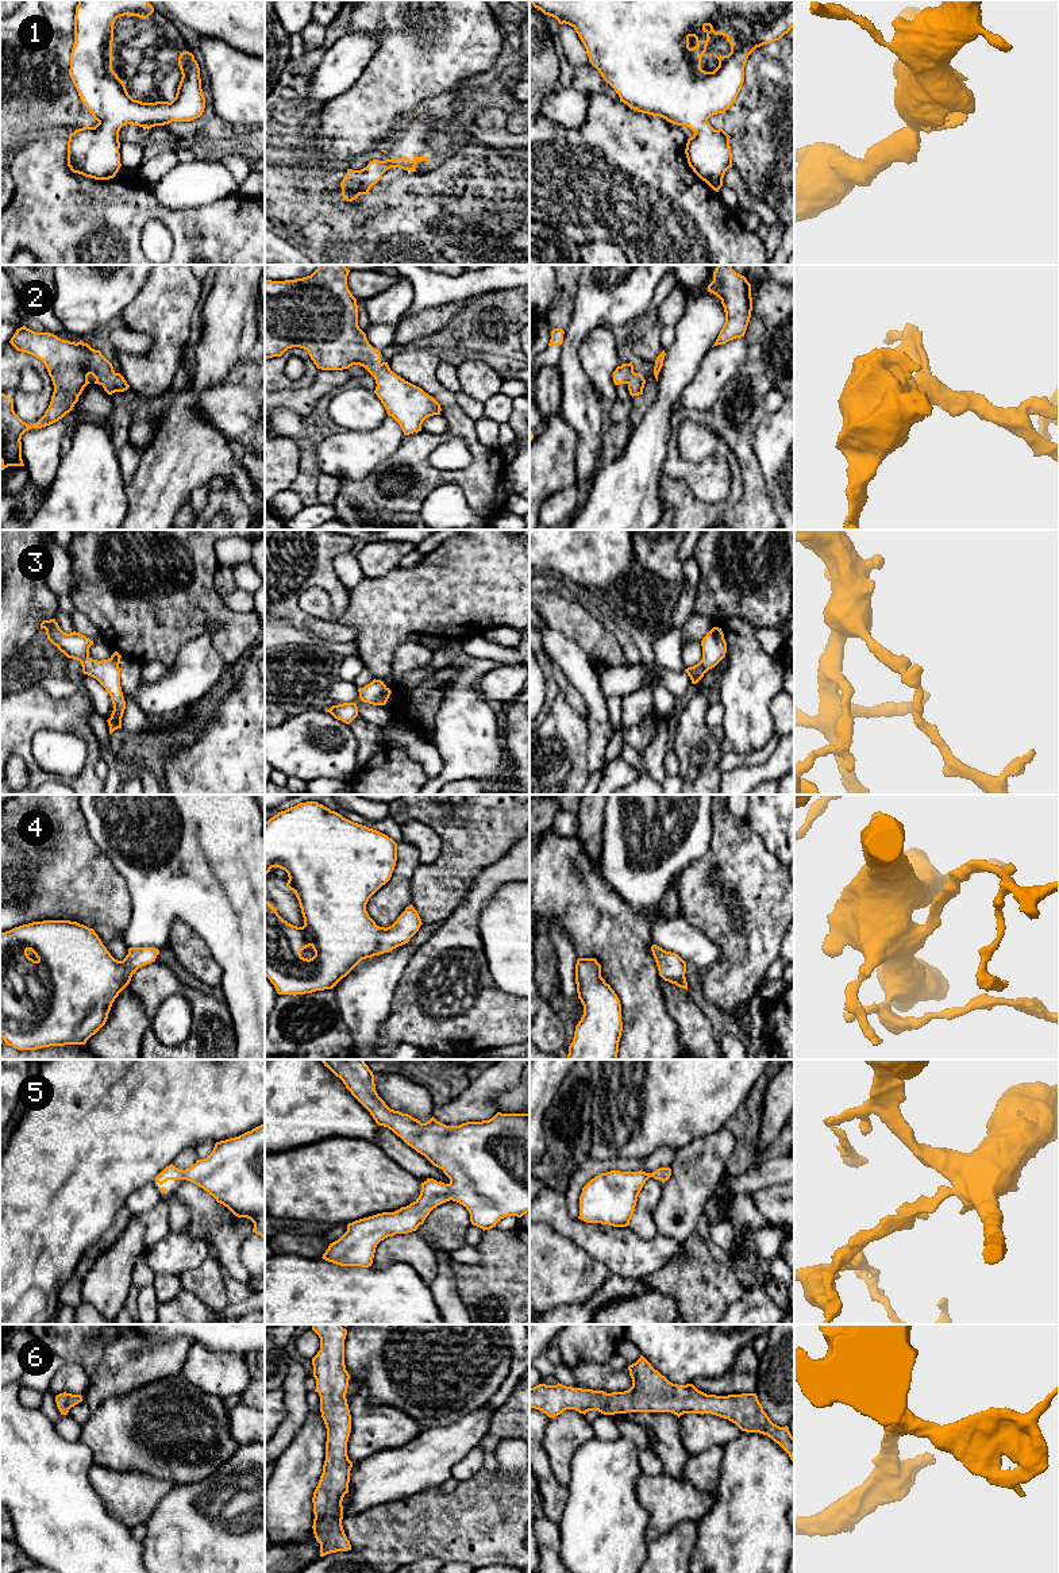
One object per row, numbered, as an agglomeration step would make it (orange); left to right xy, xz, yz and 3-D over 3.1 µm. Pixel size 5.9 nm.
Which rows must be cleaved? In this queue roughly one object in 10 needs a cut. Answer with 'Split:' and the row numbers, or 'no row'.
Split: no row

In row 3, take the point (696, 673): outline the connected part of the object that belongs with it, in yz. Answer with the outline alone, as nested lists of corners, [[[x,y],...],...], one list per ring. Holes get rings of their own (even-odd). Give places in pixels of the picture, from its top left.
[[[713,627],[706,632],[701,641],[701,646],[702,659],[697,665],[685,669],[692,684],[697,684],[709,669],[715,668],[725,657],[727,642],[721,628]]]

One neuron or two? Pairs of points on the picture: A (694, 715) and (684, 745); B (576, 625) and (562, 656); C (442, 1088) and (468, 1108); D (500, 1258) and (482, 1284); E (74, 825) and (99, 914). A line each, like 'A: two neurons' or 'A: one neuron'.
A: one neuron
B: two neurons
C: two neurons
D: one neuron
E: one neuron

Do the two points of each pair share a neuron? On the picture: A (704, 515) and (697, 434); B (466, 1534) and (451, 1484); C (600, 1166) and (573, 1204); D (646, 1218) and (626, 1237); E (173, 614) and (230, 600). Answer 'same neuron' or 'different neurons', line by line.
A: same neuron
B: different neurons
C: same neuron
D: different neurons
E: different neurons

